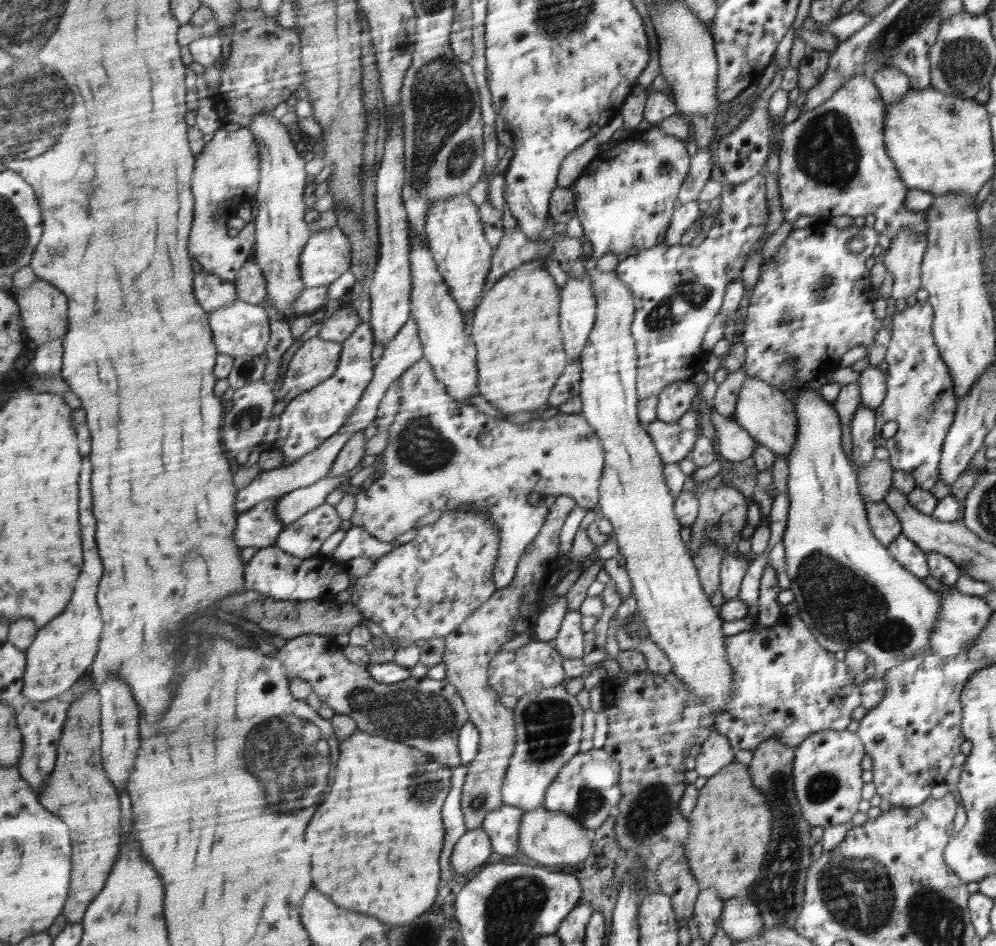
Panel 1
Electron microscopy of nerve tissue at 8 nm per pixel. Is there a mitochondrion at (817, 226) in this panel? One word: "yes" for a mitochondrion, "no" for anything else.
no

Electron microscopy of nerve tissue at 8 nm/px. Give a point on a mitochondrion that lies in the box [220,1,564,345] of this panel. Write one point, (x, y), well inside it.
(443, 104)

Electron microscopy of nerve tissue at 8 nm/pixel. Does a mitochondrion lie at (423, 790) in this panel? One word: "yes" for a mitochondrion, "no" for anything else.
yes

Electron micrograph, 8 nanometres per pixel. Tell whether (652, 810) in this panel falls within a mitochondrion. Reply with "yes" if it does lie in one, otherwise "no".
yes

